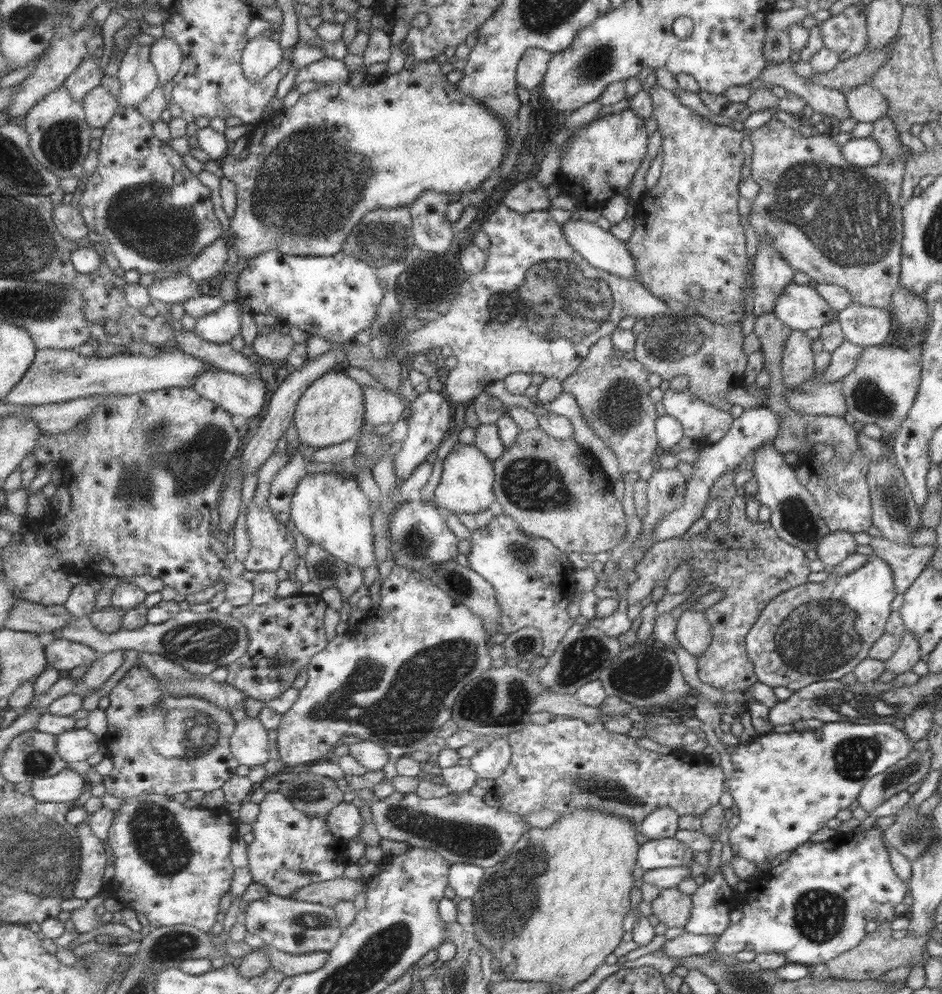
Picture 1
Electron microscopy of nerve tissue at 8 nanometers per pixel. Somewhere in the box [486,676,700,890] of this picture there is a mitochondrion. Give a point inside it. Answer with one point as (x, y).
(615, 793)

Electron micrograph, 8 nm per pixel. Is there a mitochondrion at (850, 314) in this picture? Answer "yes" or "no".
no

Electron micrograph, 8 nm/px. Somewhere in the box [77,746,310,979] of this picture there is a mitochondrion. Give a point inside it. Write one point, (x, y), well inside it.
(155, 833)

